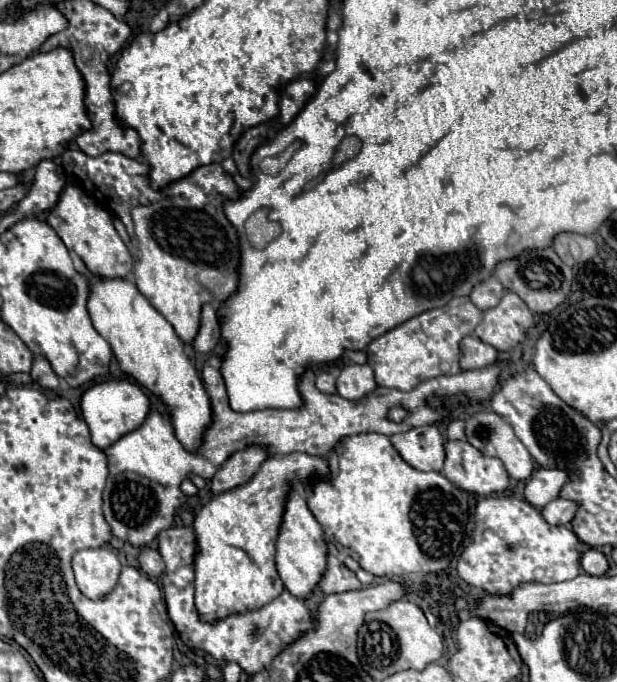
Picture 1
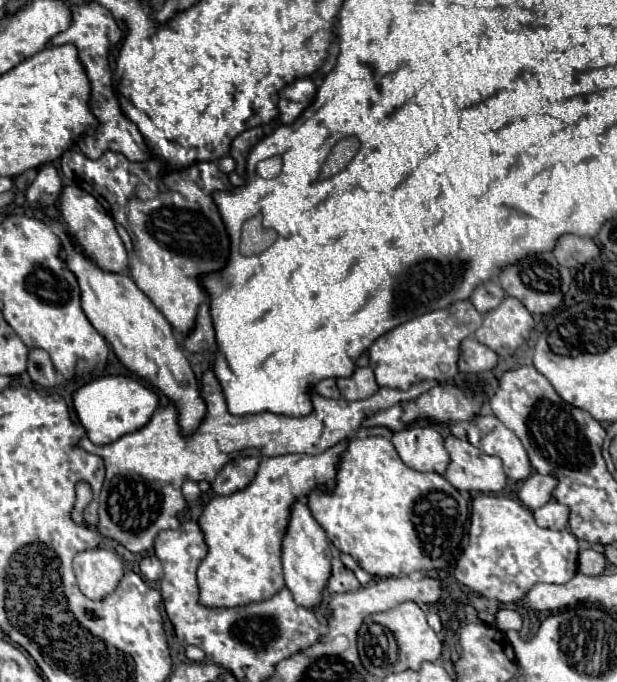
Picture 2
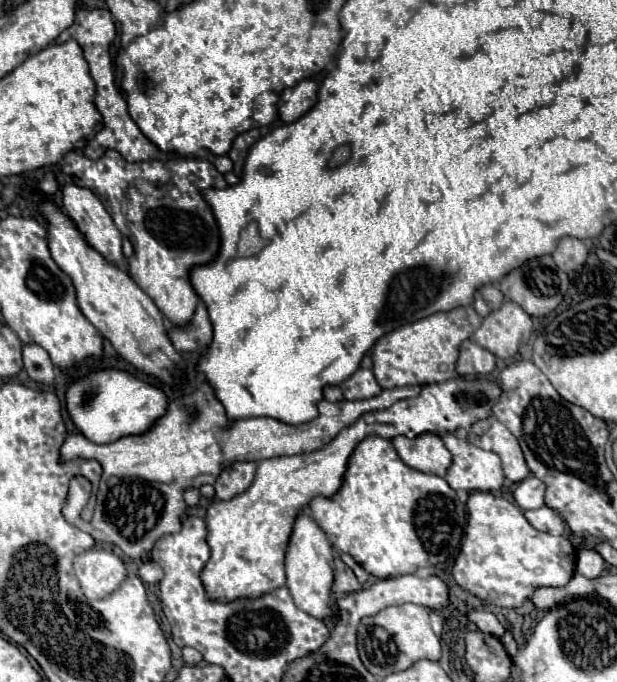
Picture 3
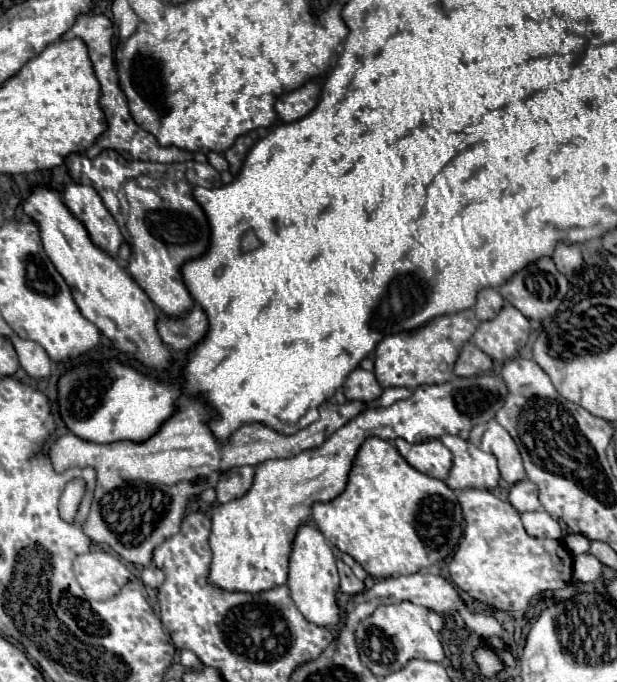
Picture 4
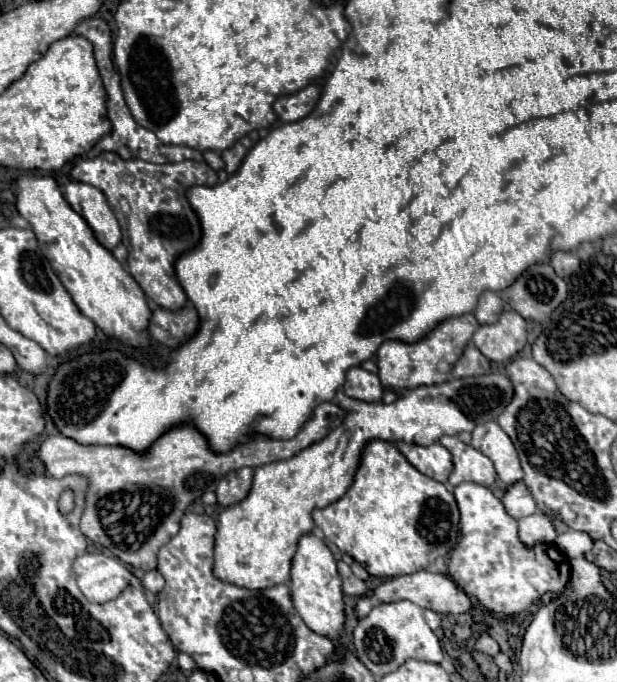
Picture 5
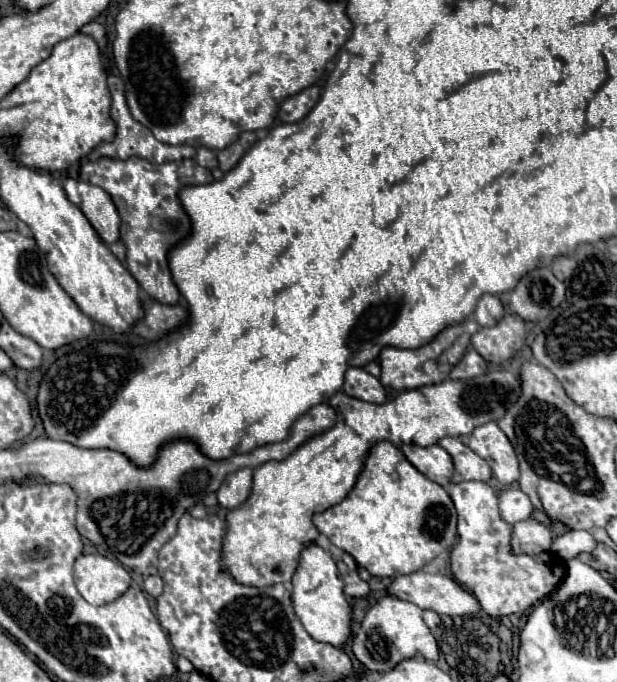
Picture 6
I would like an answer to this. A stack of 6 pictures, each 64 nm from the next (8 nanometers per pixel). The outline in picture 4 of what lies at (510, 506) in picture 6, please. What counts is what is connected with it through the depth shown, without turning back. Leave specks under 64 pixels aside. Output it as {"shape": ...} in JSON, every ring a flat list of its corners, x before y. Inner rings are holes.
{"shape":[[530,480,516,482,512,486,508,498,510,498,510,504,518,512,534,512,534,510,542,508,542,504,538,502,538,486,534,486,534,482,530,482]]}

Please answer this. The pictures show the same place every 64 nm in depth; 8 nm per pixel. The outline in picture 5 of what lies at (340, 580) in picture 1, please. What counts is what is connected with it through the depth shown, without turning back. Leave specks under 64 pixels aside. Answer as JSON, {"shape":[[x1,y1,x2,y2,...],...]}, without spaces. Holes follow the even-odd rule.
{"shape":[[342,560,338,562,338,572,340,572,340,576,342,576,342,590,344,590,344,594,348,594,348,596,364,596,366,594,366,584,360,580,360,578,356,578,354,574,352,574,352,570,350,570,350,566,346,566]]}

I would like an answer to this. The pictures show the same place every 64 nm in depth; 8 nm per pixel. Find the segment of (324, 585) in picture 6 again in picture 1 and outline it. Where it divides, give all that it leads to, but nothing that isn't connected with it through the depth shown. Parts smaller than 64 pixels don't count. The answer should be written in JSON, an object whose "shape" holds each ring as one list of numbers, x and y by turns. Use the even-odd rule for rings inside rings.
{"shape":[[294,488,286,496,284,516,276,540,276,568,286,590,300,600,312,592,326,570,326,542,322,538,322,526,306,506,306,500]]}

